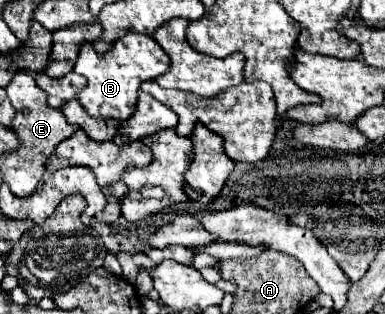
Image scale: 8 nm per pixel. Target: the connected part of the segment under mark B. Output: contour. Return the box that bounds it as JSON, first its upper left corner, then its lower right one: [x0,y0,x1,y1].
[73,33,171,121]

